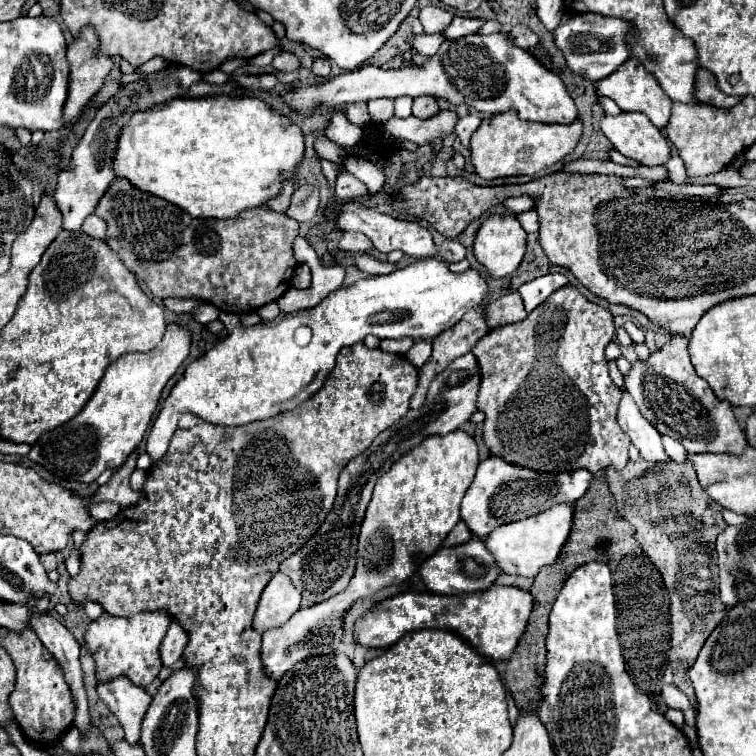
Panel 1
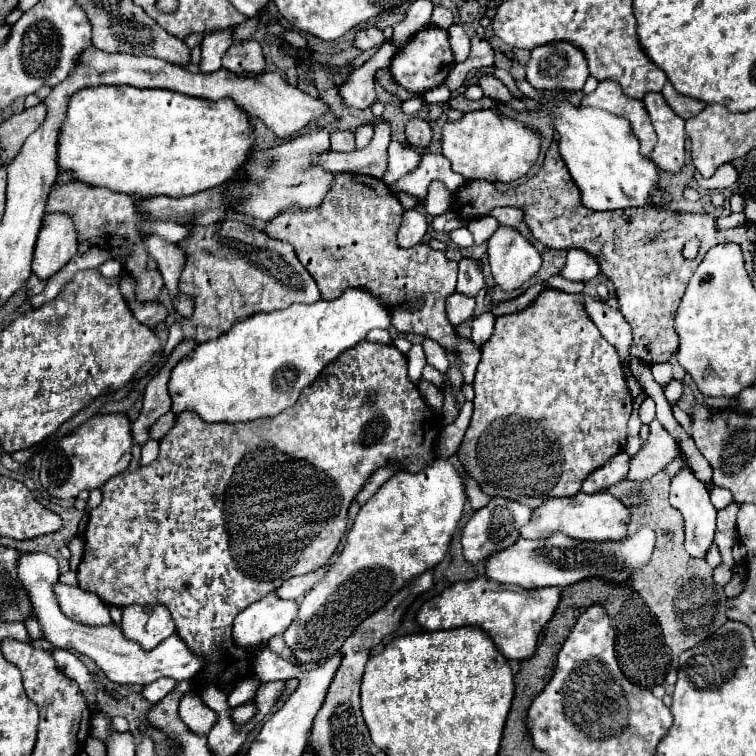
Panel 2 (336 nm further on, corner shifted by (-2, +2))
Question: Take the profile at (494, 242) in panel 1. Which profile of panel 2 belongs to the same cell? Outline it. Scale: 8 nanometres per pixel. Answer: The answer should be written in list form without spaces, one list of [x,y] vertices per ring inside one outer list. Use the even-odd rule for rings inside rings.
[[[500,226],[492,234],[488,258],[496,284],[506,292],[518,290],[542,268],[540,252],[510,226]]]

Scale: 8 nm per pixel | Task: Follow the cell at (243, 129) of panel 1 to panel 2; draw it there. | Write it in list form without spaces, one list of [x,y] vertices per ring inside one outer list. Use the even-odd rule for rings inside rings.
[[[90,86],[74,92],[68,100],[66,120],[58,134],[58,168],[72,172],[74,180],[104,186],[128,196],[182,198],[228,182],[242,160],[252,152],[254,130],[246,112],[238,112],[232,100],[204,100],[172,90],[136,86]]]

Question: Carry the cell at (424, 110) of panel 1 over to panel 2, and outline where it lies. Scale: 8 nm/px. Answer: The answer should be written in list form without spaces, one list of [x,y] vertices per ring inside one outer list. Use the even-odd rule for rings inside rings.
[[[410,120],[406,126],[406,138],[412,146],[426,148],[432,140],[432,128],[424,120]]]

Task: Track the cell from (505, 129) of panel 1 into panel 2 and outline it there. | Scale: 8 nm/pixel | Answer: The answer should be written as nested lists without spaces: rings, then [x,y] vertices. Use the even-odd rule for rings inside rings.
[[[494,110],[466,112],[456,122],[446,122],[442,128],[442,154],[452,162],[452,170],[466,180],[514,182],[522,178],[540,152],[540,136]]]

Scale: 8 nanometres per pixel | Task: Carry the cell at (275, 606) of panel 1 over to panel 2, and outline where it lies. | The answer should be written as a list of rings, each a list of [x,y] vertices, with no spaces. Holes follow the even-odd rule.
[[[272,592],[262,600],[244,608],[232,626],[232,640],[242,648],[256,648],[272,636],[284,634],[296,616],[298,604],[292,600],[278,600]]]

